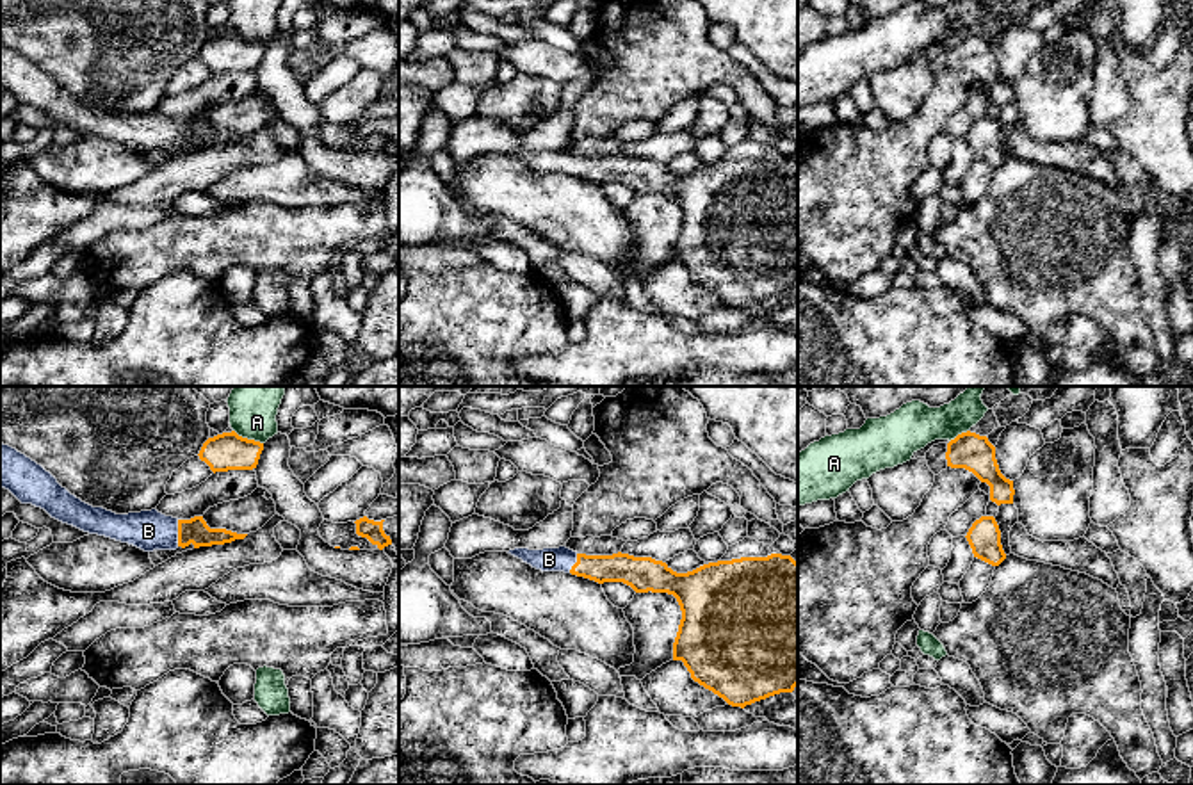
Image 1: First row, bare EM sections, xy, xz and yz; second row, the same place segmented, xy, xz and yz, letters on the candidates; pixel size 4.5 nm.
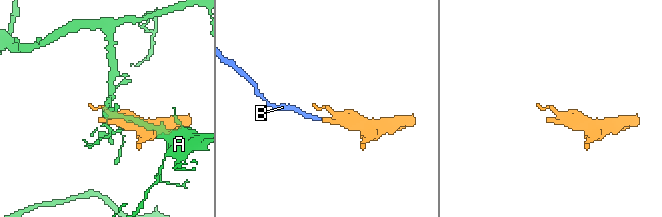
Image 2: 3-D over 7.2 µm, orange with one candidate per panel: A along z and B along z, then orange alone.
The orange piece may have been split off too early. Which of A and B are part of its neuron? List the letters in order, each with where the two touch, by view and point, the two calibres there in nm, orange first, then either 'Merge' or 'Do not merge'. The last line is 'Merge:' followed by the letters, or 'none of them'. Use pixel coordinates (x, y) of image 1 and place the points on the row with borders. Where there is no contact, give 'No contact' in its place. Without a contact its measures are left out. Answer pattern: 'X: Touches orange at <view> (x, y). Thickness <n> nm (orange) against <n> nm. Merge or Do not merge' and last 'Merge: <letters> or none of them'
A: Touches orange at xy (246, 438). Thickness 170 nm (orange) against 220 nm. Do not merge
B: Touches orange at xy (178, 533). Thickness 120 nm (orange) against 180 nm. Merge
Merge: B

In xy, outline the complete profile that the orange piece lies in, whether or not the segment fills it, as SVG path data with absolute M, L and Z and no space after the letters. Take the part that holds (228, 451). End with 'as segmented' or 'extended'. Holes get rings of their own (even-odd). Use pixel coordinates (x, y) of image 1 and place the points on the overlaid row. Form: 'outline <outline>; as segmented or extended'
outline M231 431L208 438L198 456L215 473L228 470L253 470L258 465L262 450L264 443L242 438Z; as segmented

